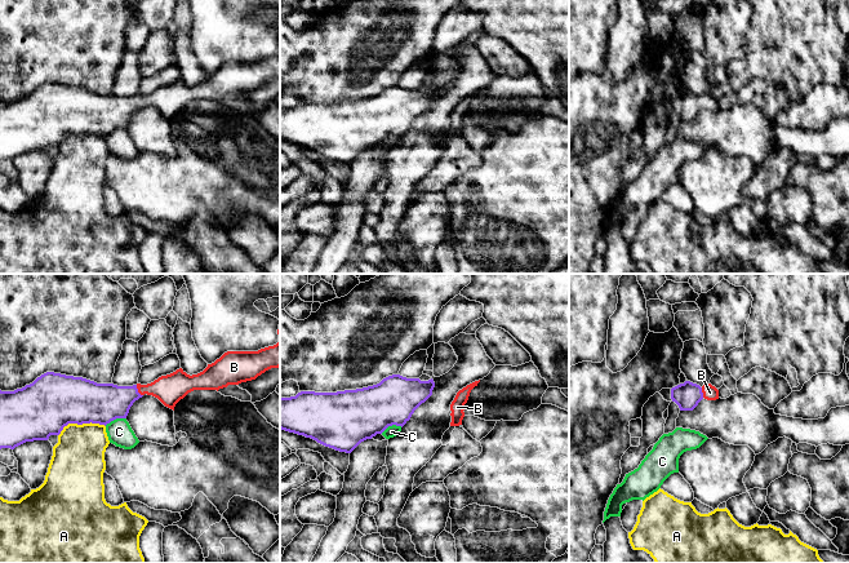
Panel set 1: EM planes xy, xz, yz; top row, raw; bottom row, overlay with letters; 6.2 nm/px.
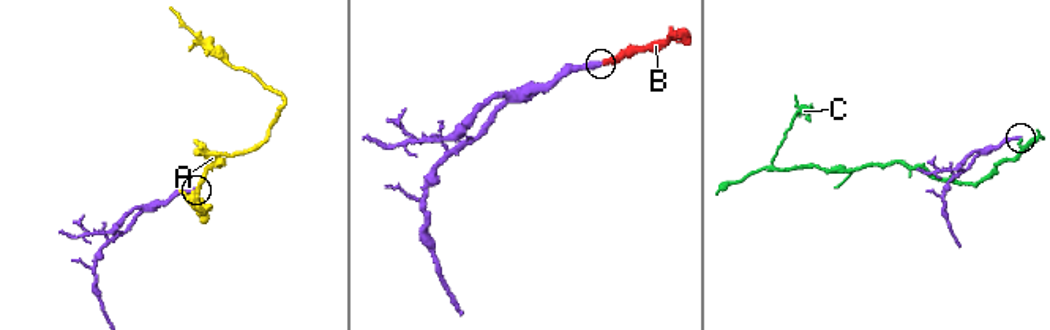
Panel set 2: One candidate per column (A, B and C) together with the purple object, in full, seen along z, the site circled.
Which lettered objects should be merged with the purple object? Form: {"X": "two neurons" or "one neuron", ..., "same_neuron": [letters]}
{"A": "two neurons", "B": "one neuron", "C": "two neurons", "same_neuron": ["B"]}

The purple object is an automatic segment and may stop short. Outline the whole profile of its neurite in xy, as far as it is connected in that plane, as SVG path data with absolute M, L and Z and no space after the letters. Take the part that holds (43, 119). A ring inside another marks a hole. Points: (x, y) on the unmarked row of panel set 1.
M280 35L277 40L279 53L274 57L261 59L258 62L227 62L214 74L197 85L187 85L182 79L175 83L161 87L147 96L117 97L114 94L97 94L94 92L66 87L54 83L46 83L37 88L32 94L14 102L0 101L0 160L15 158L34 151L48 151L50 146L59 146L68 134L99 134L107 136L116 129L126 129L130 118L145 105L157 108L165 118L174 121L175 115L194 101L219 101L228 96L239 96L241 93L255 90L258 87L271 79L280 77Z

